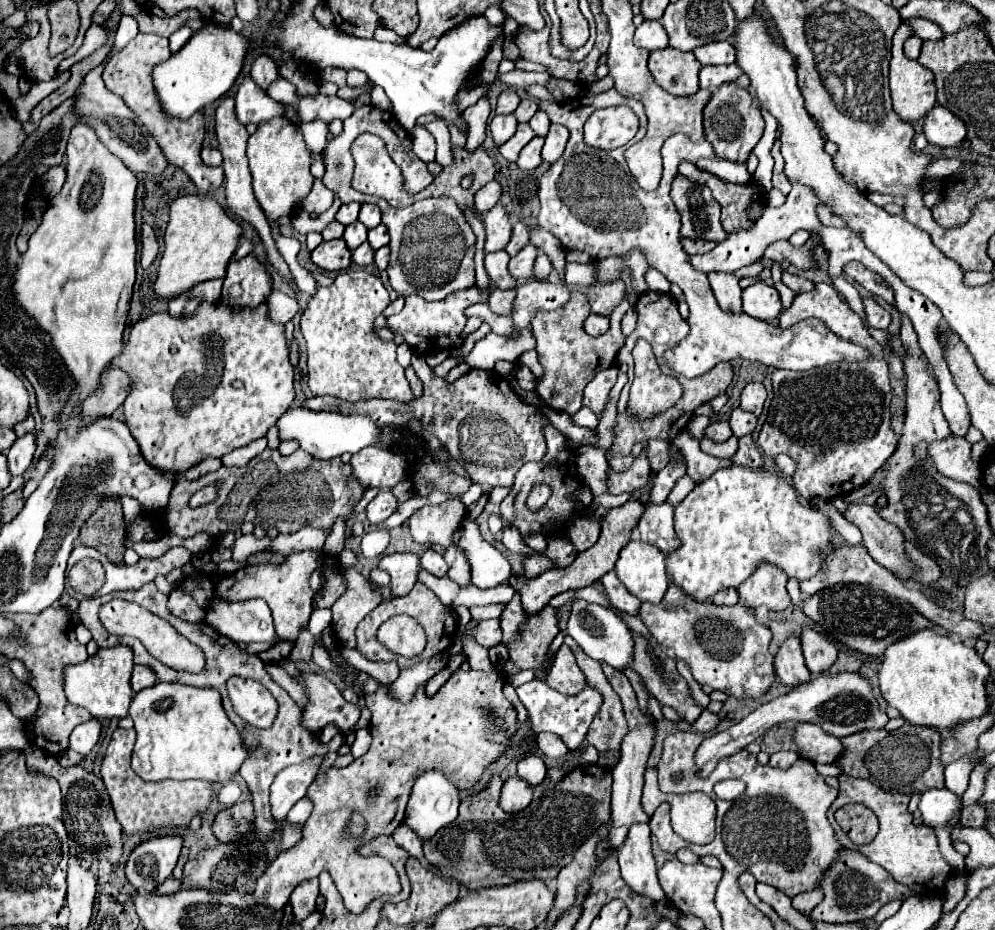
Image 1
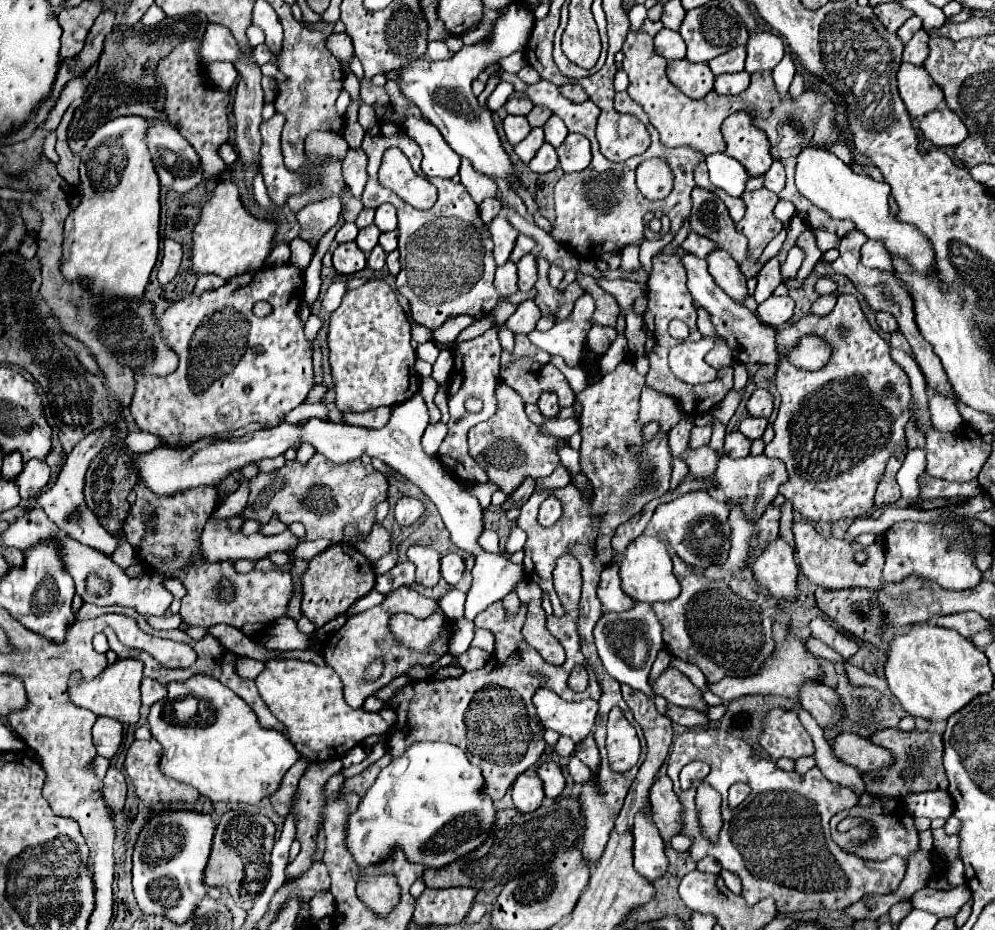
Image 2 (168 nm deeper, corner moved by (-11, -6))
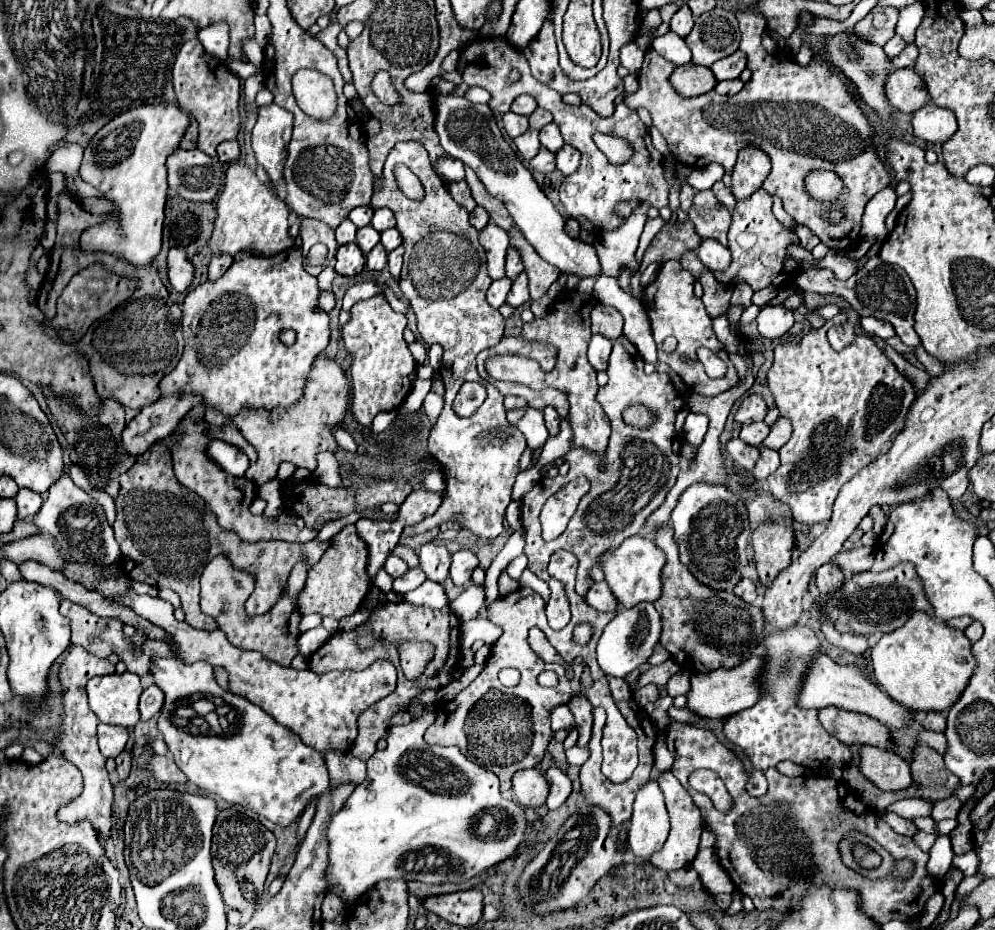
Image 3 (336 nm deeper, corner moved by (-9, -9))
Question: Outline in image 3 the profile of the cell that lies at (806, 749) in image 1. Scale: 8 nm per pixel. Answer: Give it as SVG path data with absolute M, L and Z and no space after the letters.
M861 745L857 767L873 785L877 785L883 791L905 789L911 783L909 763L893 751L881 747Z

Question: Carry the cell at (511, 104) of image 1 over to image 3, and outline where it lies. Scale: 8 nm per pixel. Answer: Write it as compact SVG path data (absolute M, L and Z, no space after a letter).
M521 95L519 99L515 99L515 101L513 101L511 111L513 111L513 113L517 113L517 115L529 115L535 107L537 107L537 103L535 103L535 99L533 99L533 97Z

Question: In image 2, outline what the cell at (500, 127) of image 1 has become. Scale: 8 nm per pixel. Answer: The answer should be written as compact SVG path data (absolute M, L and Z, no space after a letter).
M511 114L503 120L503 128L505 128L507 140L509 140L513 146L519 144L519 142L531 132L531 126L529 126L529 122L527 122L525 116L511 116Z

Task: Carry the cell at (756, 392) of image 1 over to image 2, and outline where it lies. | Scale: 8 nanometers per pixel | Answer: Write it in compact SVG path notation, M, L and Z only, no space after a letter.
M755 390L747 402L749 416L769 418L773 412L773 396L769 390Z

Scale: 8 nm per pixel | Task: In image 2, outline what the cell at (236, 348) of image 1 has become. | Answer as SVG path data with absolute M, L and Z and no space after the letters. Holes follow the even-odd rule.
M283 264L283 266L291 266L291 270L287 274L281 274L283 270L281 268L261 268L261 270L255 270L255 272L245 272L241 276L233 276L233 280L227 280L219 290L209 290L209 292L203 292L201 296L195 296L195 294L189 294L187 298L175 302L173 306L169 306L161 316L159 316L159 324L161 324L161 332L165 336L165 340L169 342L169 346L177 352L179 356L179 368L169 374L169 376L141 376L137 374L135 380L137 380L137 388L135 388L135 396L133 396L133 404L131 404L131 414L139 426L139 430L145 430L145 432L151 432L151 434L159 434L167 446L173 446L173 448L181 448L181 446L189 446L201 438L211 438L213 434L219 434L219 432L231 432L231 430L237 430L237 428L243 428L251 422L259 422L259 424L269 424L269 426L275 426L281 422L281 418L291 412L293 408L297 408L309 394L309 390L313 388L313 344L311 340L307 340L305 336L305 324L299 320L299 306L303 302L303 272L295 266L295 264ZM259 300L265 300L273 306L273 314L267 316L267 318L257 318L253 314L253 304L259 302Z

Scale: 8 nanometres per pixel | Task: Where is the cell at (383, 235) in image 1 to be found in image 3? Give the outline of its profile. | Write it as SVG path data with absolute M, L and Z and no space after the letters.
M387 229L387 231L383 231L383 233L381 233L381 243L383 243L385 251L391 253L393 249L397 249L397 247L401 245L401 235L399 235L399 231L397 231L397 229Z

